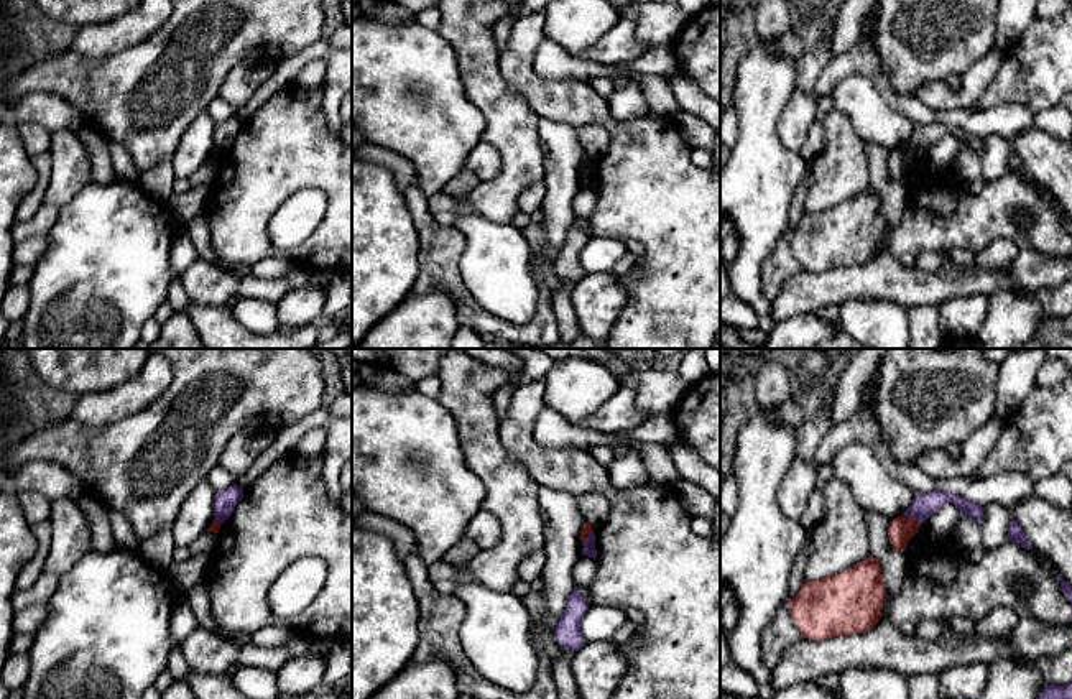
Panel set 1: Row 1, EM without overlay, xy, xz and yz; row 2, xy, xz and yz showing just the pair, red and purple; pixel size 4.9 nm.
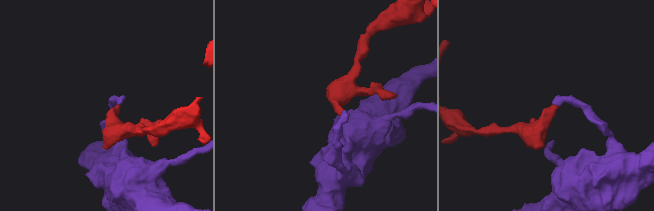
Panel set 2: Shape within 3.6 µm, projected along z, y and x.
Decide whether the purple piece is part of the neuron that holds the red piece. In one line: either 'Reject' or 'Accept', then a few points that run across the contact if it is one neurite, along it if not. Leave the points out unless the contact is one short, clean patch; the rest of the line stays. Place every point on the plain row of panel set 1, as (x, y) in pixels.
Reject. Line: yz (905, 147), (919, 157)

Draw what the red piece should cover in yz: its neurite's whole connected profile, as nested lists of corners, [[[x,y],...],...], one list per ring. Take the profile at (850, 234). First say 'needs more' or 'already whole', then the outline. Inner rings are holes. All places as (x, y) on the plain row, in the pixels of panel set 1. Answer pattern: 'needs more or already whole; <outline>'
already whole; [[[870,187],[832,209],[812,214],[804,212],[797,227],[788,230],[789,247],[802,265],[802,270],[807,271],[820,273],[834,268],[865,265],[880,252],[886,229],[885,219],[880,194]]]

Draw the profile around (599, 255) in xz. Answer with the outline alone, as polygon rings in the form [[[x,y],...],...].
[[[594,235],[580,252],[580,263],[585,273],[610,273],[626,252],[628,248],[620,238]]]

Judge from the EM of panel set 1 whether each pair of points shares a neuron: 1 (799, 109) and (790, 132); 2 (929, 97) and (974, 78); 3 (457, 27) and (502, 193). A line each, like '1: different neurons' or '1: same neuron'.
1: same neuron
2: same neuron
3: same neuron

